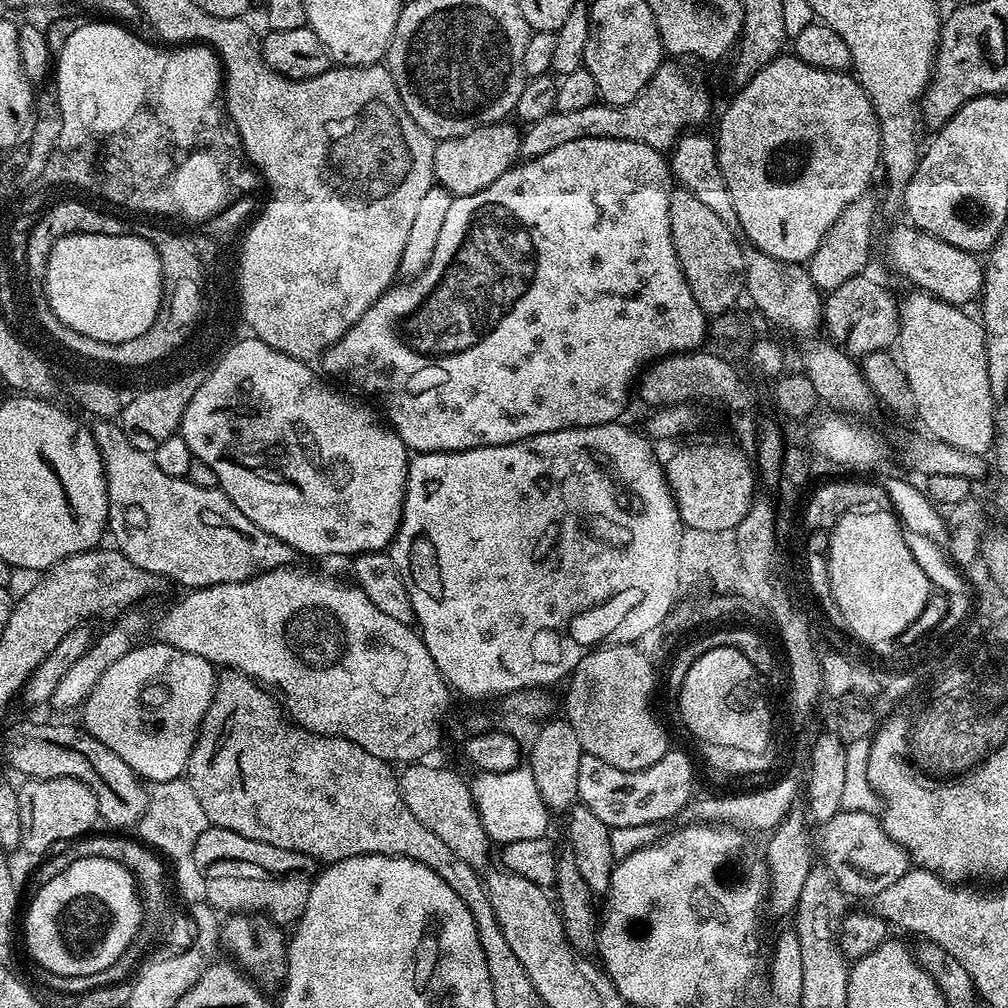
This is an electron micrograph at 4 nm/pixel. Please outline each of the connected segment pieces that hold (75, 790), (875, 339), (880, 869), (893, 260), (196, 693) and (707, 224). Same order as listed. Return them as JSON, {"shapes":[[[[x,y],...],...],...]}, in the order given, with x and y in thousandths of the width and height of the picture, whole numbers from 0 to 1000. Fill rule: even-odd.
{"shapes":[[[[68,770],[49,774],[25,773],[19,779],[21,838],[32,849],[43,850],[57,839],[90,826],[97,817],[95,790],[80,776]]],[[[859,272],[846,275],[822,289],[815,304],[815,321],[820,334],[847,355],[856,355],[863,350],[884,346],[893,333],[893,300],[892,297],[873,281],[863,278]]],[[[834,804],[821,815],[816,816],[813,823],[813,848],[813,845],[817,848],[817,853],[821,856],[823,869],[830,873],[833,884],[841,889],[842,887],[858,889],[858,891],[869,889],[875,883],[879,883],[879,879],[891,875],[891,871],[895,871],[903,863],[903,846],[894,837],[887,835],[887,831],[883,831],[883,827],[879,827],[874,811],[868,805],[841,806]]],[[[898,224],[882,232],[881,262],[891,273],[898,274],[906,287],[930,294],[940,302],[960,304],[976,289],[976,263],[965,251],[942,244],[942,240],[935,240],[935,236],[927,236],[912,226]]],[[[158,637],[140,638],[130,643],[117,657],[113,657],[97,673],[93,685],[81,699],[83,714],[81,720],[101,740],[113,744],[129,764],[133,764],[140,774],[150,775],[150,770],[155,771],[158,777],[164,778],[170,774],[178,774],[187,764],[187,747],[198,727],[204,704],[210,695],[216,674],[215,664],[204,653],[196,649],[185,649],[185,645],[176,645],[168,639]],[[167,710],[183,710],[183,718],[175,722],[167,730]]],[[[672,186],[665,196],[665,232],[677,272],[699,313],[709,315],[717,310],[727,309],[734,294],[736,298],[740,290],[738,246],[731,231],[726,230],[724,224],[720,224],[720,220],[716,220],[716,216],[704,208],[704,204],[692,200],[692,196],[688,196],[688,192],[681,188]]]]}

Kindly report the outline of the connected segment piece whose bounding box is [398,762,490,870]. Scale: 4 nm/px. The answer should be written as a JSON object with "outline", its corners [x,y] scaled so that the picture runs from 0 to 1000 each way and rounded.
{"outline":[[[410,756],[396,767],[397,787],[403,800],[407,800],[407,808],[411,808],[411,812],[419,815],[427,827],[438,831],[438,835],[442,835],[442,839],[458,851],[458,855],[479,863],[484,857],[486,834],[472,803],[472,793],[468,791],[465,775],[458,774],[444,762],[432,762],[425,757],[429,756]]]}

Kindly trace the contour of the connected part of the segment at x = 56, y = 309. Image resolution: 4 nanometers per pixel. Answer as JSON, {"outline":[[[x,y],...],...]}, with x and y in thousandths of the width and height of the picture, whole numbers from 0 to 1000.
{"outline":[[[69,231],[58,236],[49,249],[44,268],[44,296],[54,313],[77,331],[97,339],[121,340],[150,327],[161,310],[164,277],[163,265],[153,244],[138,232]]]}

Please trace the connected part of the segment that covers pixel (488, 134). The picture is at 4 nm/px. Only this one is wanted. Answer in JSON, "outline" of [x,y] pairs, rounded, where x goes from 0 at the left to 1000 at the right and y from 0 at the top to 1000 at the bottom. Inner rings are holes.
{"outline":[[[493,121],[466,129],[454,137],[434,142],[431,149],[429,173],[434,184],[439,186],[450,196],[465,194],[490,181],[513,162],[516,155],[517,128],[508,121]]]}

